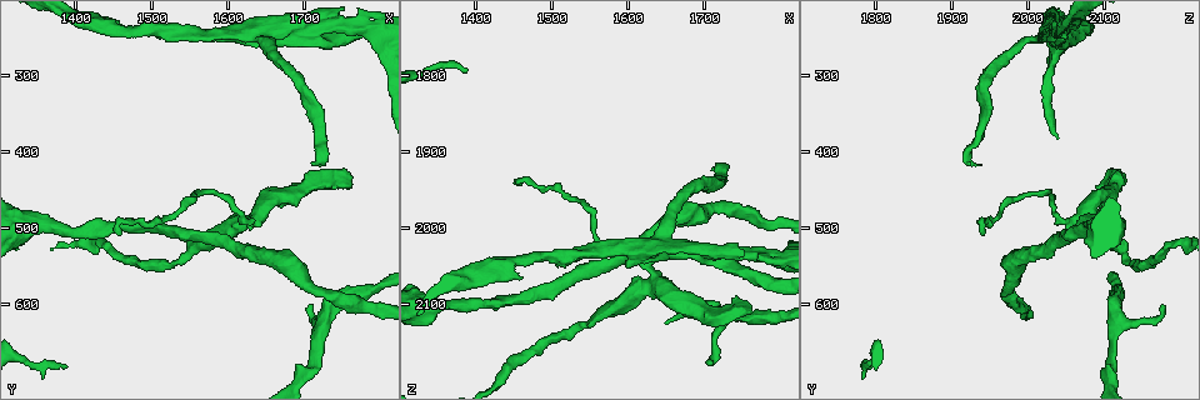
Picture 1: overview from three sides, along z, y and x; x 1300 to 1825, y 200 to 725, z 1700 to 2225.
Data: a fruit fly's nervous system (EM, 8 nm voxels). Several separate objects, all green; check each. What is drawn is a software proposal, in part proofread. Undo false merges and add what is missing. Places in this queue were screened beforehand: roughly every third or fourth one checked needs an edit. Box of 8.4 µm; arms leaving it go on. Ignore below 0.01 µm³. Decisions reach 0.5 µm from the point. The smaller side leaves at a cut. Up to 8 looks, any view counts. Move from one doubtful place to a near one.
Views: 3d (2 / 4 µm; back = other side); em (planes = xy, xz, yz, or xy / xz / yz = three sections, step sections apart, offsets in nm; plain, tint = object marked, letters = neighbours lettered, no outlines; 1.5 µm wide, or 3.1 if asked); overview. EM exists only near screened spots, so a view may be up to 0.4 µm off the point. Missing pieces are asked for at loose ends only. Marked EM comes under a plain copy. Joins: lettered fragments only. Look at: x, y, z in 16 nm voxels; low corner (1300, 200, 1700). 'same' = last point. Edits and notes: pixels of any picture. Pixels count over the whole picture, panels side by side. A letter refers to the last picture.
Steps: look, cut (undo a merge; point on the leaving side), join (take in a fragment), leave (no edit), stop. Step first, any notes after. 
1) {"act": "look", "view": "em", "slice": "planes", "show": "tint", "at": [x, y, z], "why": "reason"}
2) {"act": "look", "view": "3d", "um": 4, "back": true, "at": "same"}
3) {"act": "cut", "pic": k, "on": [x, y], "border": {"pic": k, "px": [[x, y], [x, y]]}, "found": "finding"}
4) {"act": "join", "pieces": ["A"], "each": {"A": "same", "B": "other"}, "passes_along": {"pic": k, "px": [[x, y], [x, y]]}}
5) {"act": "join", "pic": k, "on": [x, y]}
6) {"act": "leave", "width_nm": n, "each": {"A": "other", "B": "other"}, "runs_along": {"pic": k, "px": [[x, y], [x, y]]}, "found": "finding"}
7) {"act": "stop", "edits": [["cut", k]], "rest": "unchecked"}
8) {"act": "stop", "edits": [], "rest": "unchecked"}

{"act": "look", "view": "3d", "um": 2, "at": [1705, 600, 2180], "why": "thin end"}

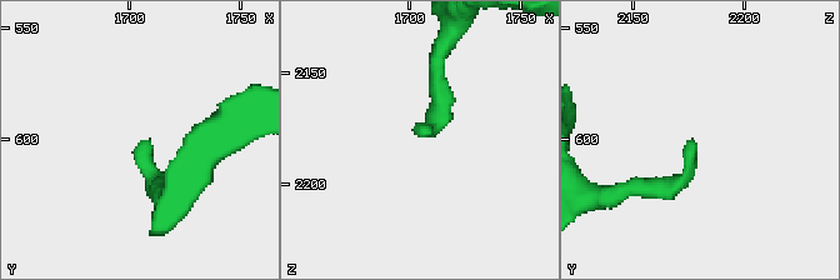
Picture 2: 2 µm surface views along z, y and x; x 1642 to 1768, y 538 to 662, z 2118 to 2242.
{"act": "look", "view": "em", "slice": "planes", "show": "letters", "at": [1707, 602, 2179]}

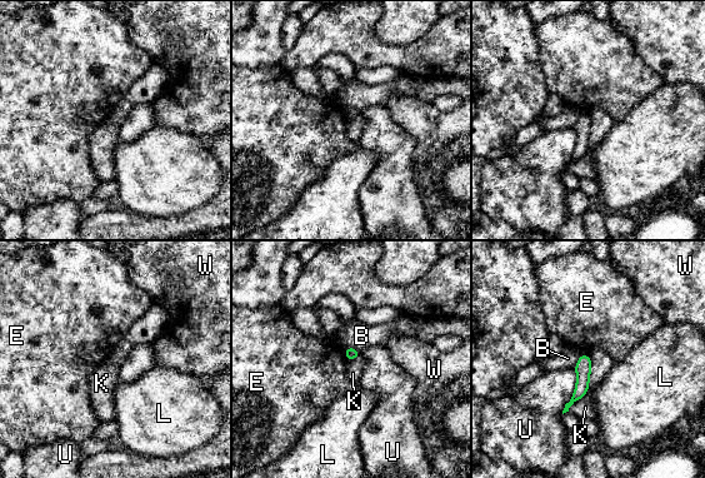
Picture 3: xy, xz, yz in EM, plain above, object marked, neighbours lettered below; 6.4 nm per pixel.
{"act": "leave", "each": {"B": "other", "E": "other", "K": "other", "L": "other", "U": "other", "W": "other"}, "border": {"pic": 3, "px": [[591, 361], [589, 388], [568, 411]]}, "found": "none of them fits"}

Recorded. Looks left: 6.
{"act": "look", "view": "3d", "um": 4, "at": [1630, 490, 2075], "why": "small branch off a trunk"}

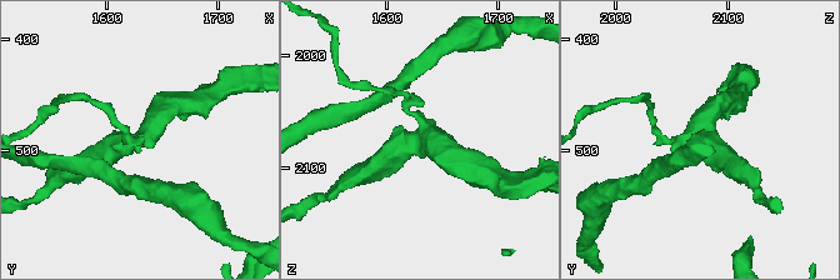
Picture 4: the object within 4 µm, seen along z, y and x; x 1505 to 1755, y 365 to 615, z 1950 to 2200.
{"act": "look", "view": "em", "slice": "planes", "show": "letters", "at": [1636, 490, 2072], "arms": 3}

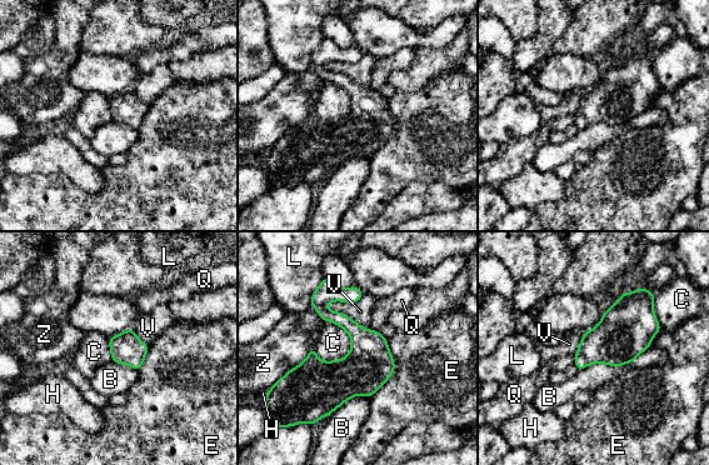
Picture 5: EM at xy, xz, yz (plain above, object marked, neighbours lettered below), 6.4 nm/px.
{"act": "leave", "each": {"B": "other", "C": "other", "E": "other", "H": "other", "L": "other", "Q": "other", "V": "other", "Z": "other"}, "border": {"pic": 5, "px": [[649, 346], [632, 361], [579, 370]]}, "found": "continuous, no second cell"}

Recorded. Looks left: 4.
{"act": "look", "view": "em", "slice": "planes", "show": "letters", "at": [1725, 420, 1935], "why": "an open end"}

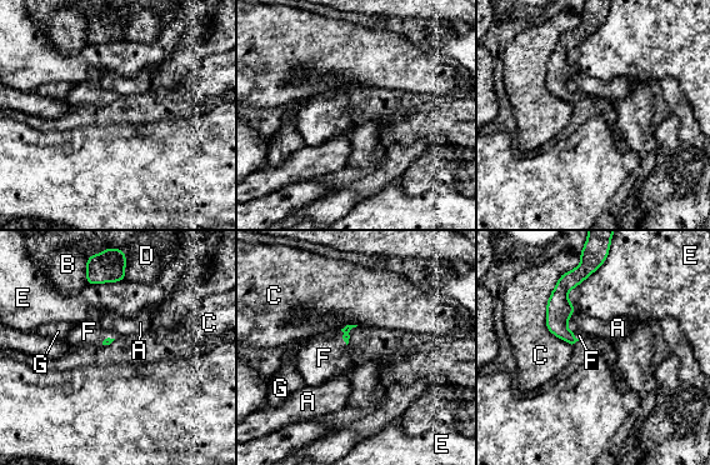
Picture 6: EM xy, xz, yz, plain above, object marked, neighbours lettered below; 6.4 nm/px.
{"act": "join", "pieces": ["F"], "each": {"A": "other", "B": "other", "C": "other", "D": "other", "E": "other", "F": "same", "G": "other"}, "passes_along": {"pic": 6, "px": [[348, 328], [344, 340], [324, 358]]}, "found": "the cell continues"}

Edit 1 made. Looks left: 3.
{"act": "stop", "edits": [["join", 6]], "rest": "unchecked"}

